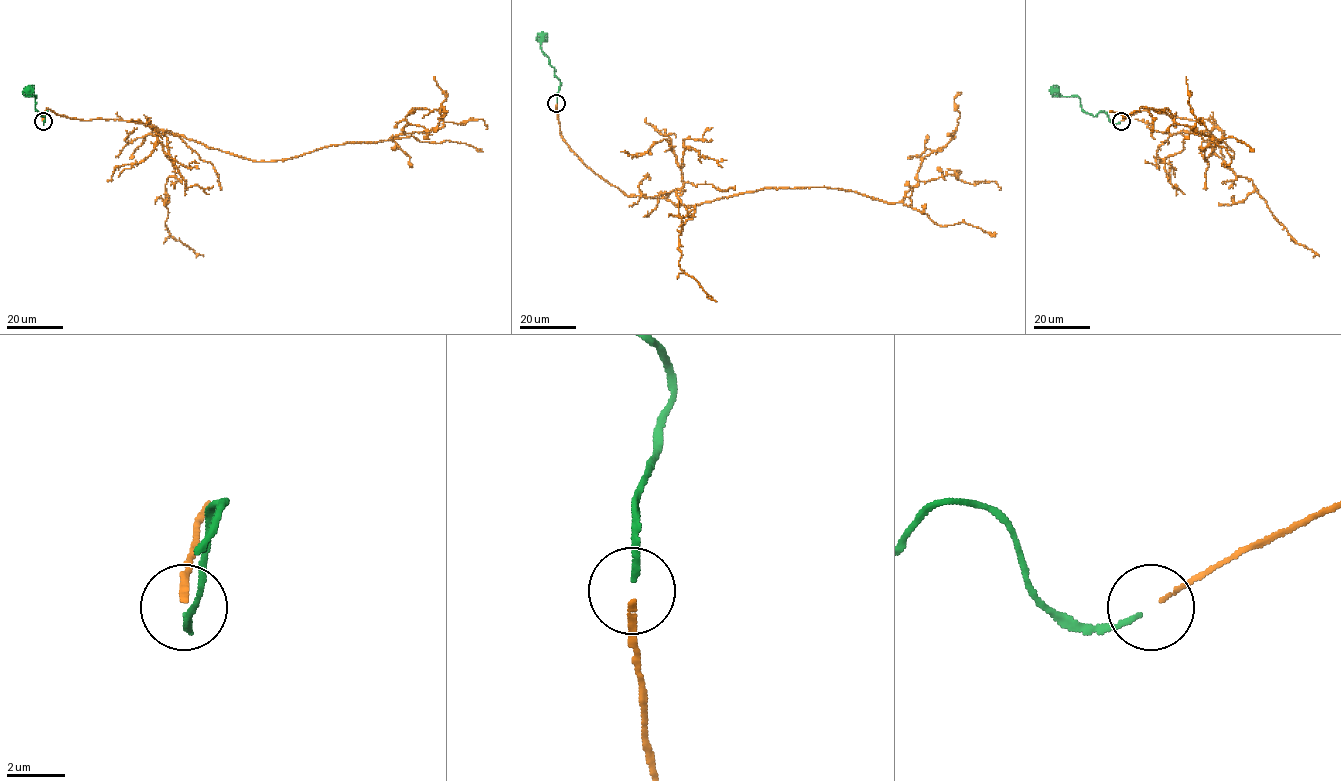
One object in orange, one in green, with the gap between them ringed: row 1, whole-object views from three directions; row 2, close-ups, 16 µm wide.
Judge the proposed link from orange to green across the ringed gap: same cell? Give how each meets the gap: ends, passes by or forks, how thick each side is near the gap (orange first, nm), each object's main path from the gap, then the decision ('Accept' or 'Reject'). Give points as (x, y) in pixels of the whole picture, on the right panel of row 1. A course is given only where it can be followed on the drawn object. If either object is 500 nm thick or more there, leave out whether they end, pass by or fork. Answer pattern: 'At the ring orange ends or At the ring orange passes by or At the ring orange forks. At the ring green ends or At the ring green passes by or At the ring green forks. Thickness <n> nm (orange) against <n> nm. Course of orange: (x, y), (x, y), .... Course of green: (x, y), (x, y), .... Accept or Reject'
At the ring orange ends. At the ring green ends. Thickness 140 nm (orange) against 190 nm. Course of orange: (1121, 121), (1156, 109), (1213, 119), (1224, 134), (1205, 161), (1220, 141), (1167, 108), (1111, 110). Course of green: (1120, 122), (1112, 123), (1105, 112), (1095, 116), (1086, 113), (1077, 96), (1063, 97), (1057, 90). Accept

